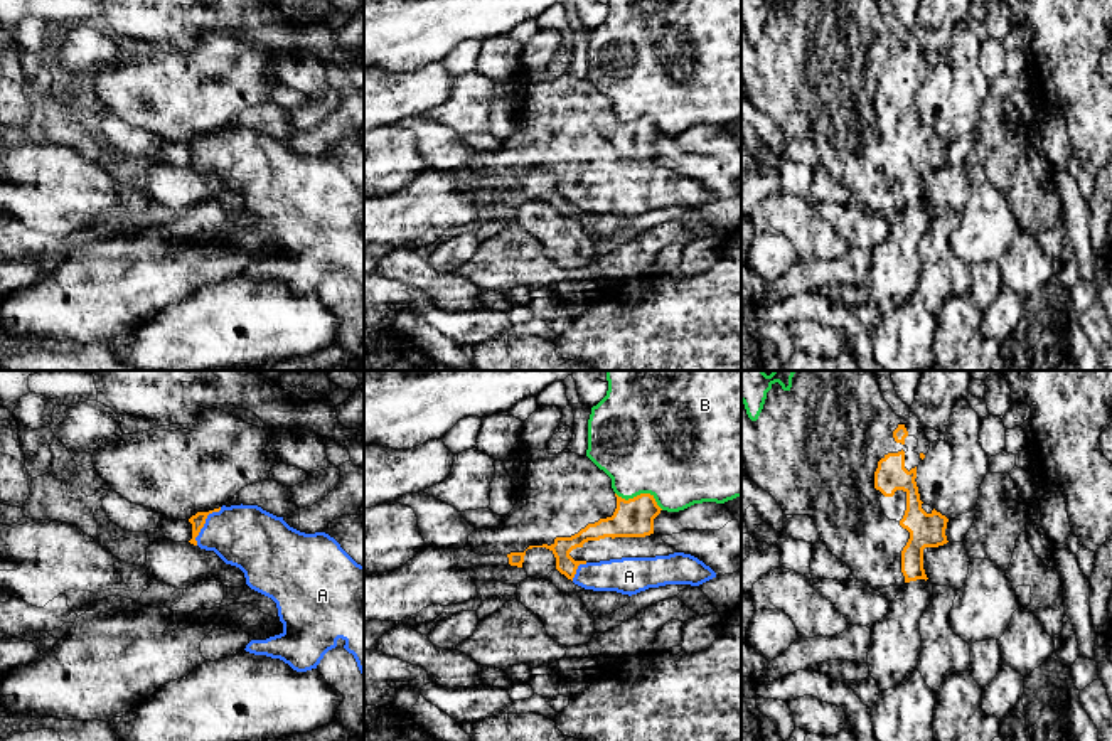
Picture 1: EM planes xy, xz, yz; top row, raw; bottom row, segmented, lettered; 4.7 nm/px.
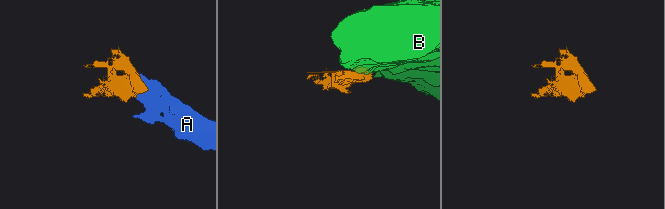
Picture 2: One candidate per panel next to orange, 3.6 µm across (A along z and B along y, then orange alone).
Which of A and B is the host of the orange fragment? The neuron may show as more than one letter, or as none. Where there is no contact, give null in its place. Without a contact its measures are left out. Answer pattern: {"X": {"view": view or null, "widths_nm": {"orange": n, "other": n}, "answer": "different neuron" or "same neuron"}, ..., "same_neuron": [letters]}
{"A": {"view": "xy", "widths_nm": {"orange": 70, "other": 300}, "answer": "same neuron"}, "B": {"view": "xz", "widths_nm": {"orange": 190, "other": 480}, "answer": "different neuron"}, "same_neuron": ["A"]}

